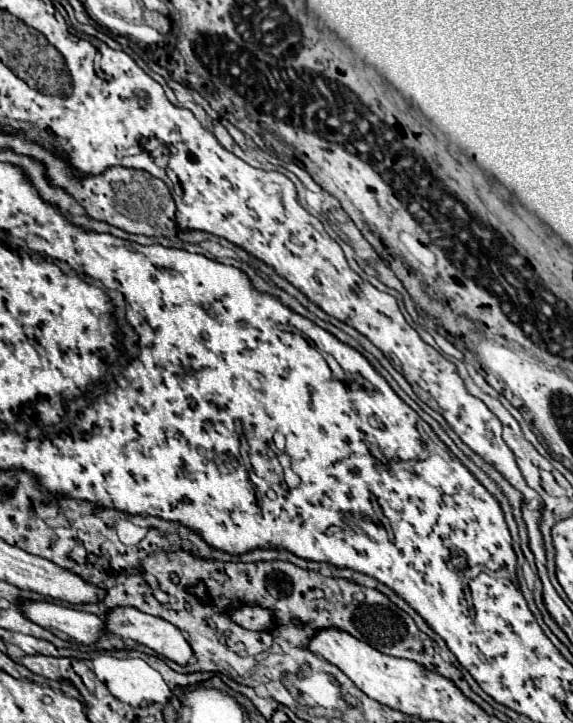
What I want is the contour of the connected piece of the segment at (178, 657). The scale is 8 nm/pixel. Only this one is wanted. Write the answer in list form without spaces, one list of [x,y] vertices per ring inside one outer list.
[[[110,608],[104,614],[104,626],[106,626],[106,632],[122,636],[122,638],[132,638],[132,640],[152,648],[160,656],[166,656],[166,658],[170,658],[170,660],[174,660],[174,662],[178,662],[182,666],[188,664],[190,658],[192,658],[192,648],[186,642],[186,638],[180,634],[178,628],[174,628],[170,622],[166,622],[162,618],[138,612],[136,608]]]

